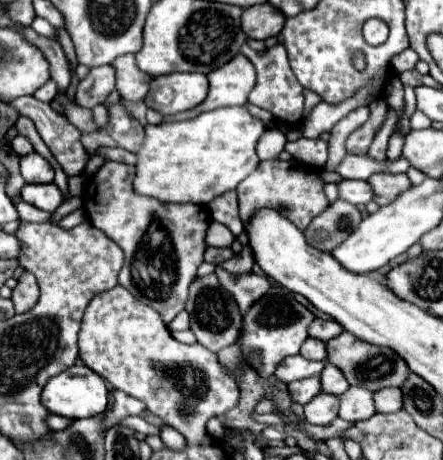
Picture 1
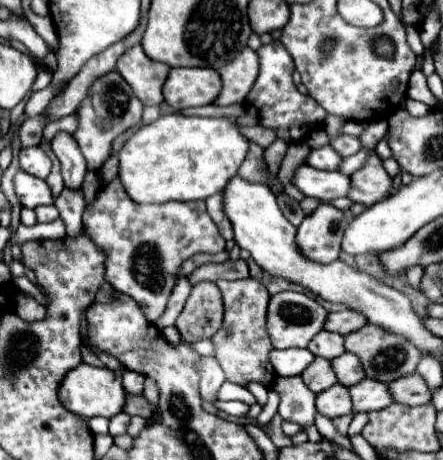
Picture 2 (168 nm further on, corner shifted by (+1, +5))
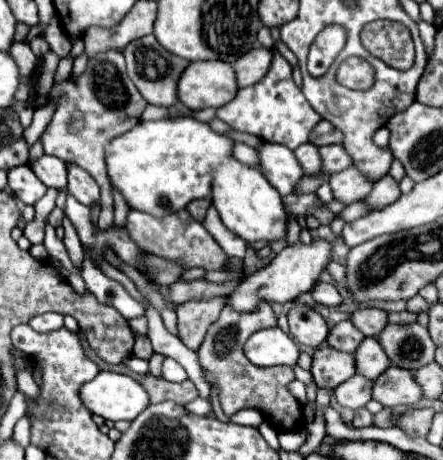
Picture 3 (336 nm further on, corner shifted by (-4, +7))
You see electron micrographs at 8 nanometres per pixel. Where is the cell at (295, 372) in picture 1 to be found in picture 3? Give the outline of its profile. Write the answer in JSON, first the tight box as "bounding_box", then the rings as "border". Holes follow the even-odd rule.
{"bounding_box":[245,326,299,366],"border":[[[279,326],[263,328],[245,342],[245,356],[257,366],[295,366],[299,346]]]}

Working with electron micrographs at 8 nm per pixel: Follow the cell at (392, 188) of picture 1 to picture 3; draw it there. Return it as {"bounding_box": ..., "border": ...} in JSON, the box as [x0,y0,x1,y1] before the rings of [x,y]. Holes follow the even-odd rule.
{"bounding_box":[329,168,373,204],"border":[[[347,168],[347,170],[333,174],[329,178],[329,184],[331,184],[335,200],[343,204],[353,204],[353,202],[363,200],[373,188],[371,182],[357,168]]]}

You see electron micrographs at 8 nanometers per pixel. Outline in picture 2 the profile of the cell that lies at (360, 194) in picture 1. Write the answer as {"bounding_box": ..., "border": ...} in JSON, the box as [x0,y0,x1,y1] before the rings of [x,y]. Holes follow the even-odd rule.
{"bounding_box":[294,164,352,202],"border":[[[308,164],[300,166],[294,174],[294,184],[304,196],[316,196],[324,202],[332,202],[348,194],[352,180],[342,172],[326,172],[316,170]]]}

